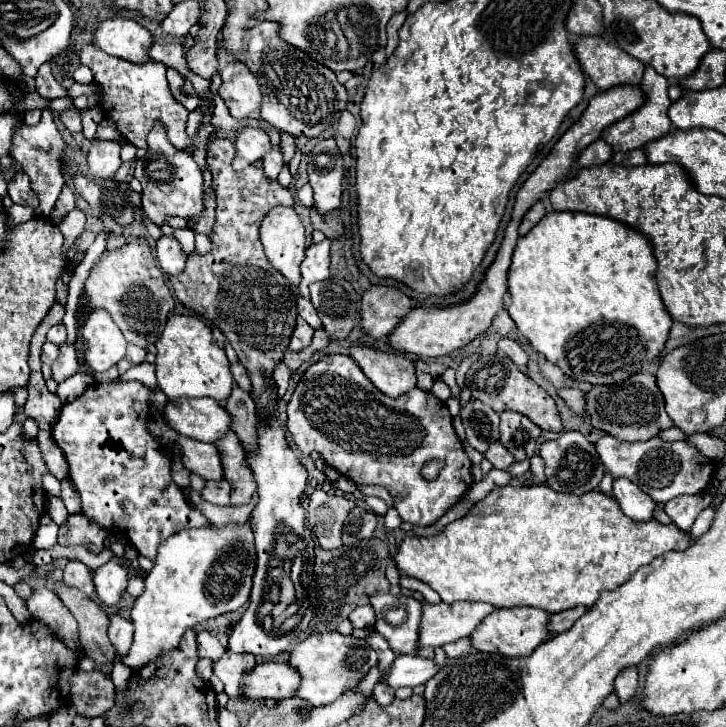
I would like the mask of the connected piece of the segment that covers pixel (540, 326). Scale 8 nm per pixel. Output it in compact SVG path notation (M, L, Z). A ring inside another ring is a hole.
M552 211L532 231L518 237L508 269L512 297L508 313L524 339L568 377L590 385L620 383L638 373L642 363L658 357L672 327L670 315L660 303L654 269L656 259L650 243L632 227L592 213Z

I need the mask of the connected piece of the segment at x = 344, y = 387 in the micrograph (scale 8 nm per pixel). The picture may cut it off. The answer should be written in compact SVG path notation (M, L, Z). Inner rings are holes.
M322 355L322 359L314 363L300 379L288 403L286 413L288 413L286 427L294 443L302 451L302 455L310 455L312 451L318 451L328 465L338 469L350 481L380 485L388 489L388 493L394 499L394 507L400 513L400 519L406 523L412 525L436 523L452 505L456 505L462 499L462 495L470 489L474 481L470 471L472 463L464 453L462 443L452 427L452 417L448 413L448 407L438 397L414 387L406 395L400 395L398 399L386 399L386 395L382 395L366 379L366 375L362 375L354 359L346 355ZM430 459L444 461L444 469L440 471L436 481L424 481L420 475L422 465Z

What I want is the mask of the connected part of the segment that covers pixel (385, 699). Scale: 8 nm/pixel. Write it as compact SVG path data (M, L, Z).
M376 683L374 699L378 705L388 705L394 701L394 691L390 691L390 687L382 687L382 683Z

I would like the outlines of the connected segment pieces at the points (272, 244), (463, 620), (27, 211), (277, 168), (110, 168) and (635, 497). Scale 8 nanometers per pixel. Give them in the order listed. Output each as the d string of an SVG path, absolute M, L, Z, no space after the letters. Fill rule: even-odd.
M274 207L260 225L260 241L270 263L292 283L300 283L300 263L306 251L304 225L294 209Z
M424 603L418 633L418 647L442 647L446 643L468 637L480 619L494 611L490 603Z
M12 205L8 209L8 223L10 225L20 225L24 221L30 221L34 217L34 209L26 205Z
M280 145L272 147L272 149L264 155L262 163L264 163L264 171L266 171L266 175L268 175L270 179L276 179L276 177L278 177L278 173L282 171L282 167L284 167L284 161L282 161L282 149L280 149Z
M92 141L88 149L88 169L92 175L108 179L118 171L120 163L120 145L116 141Z
M616 477L612 491L614 491L614 499L620 503L622 511L634 521L650 521L652 511L660 507L626 477Z

